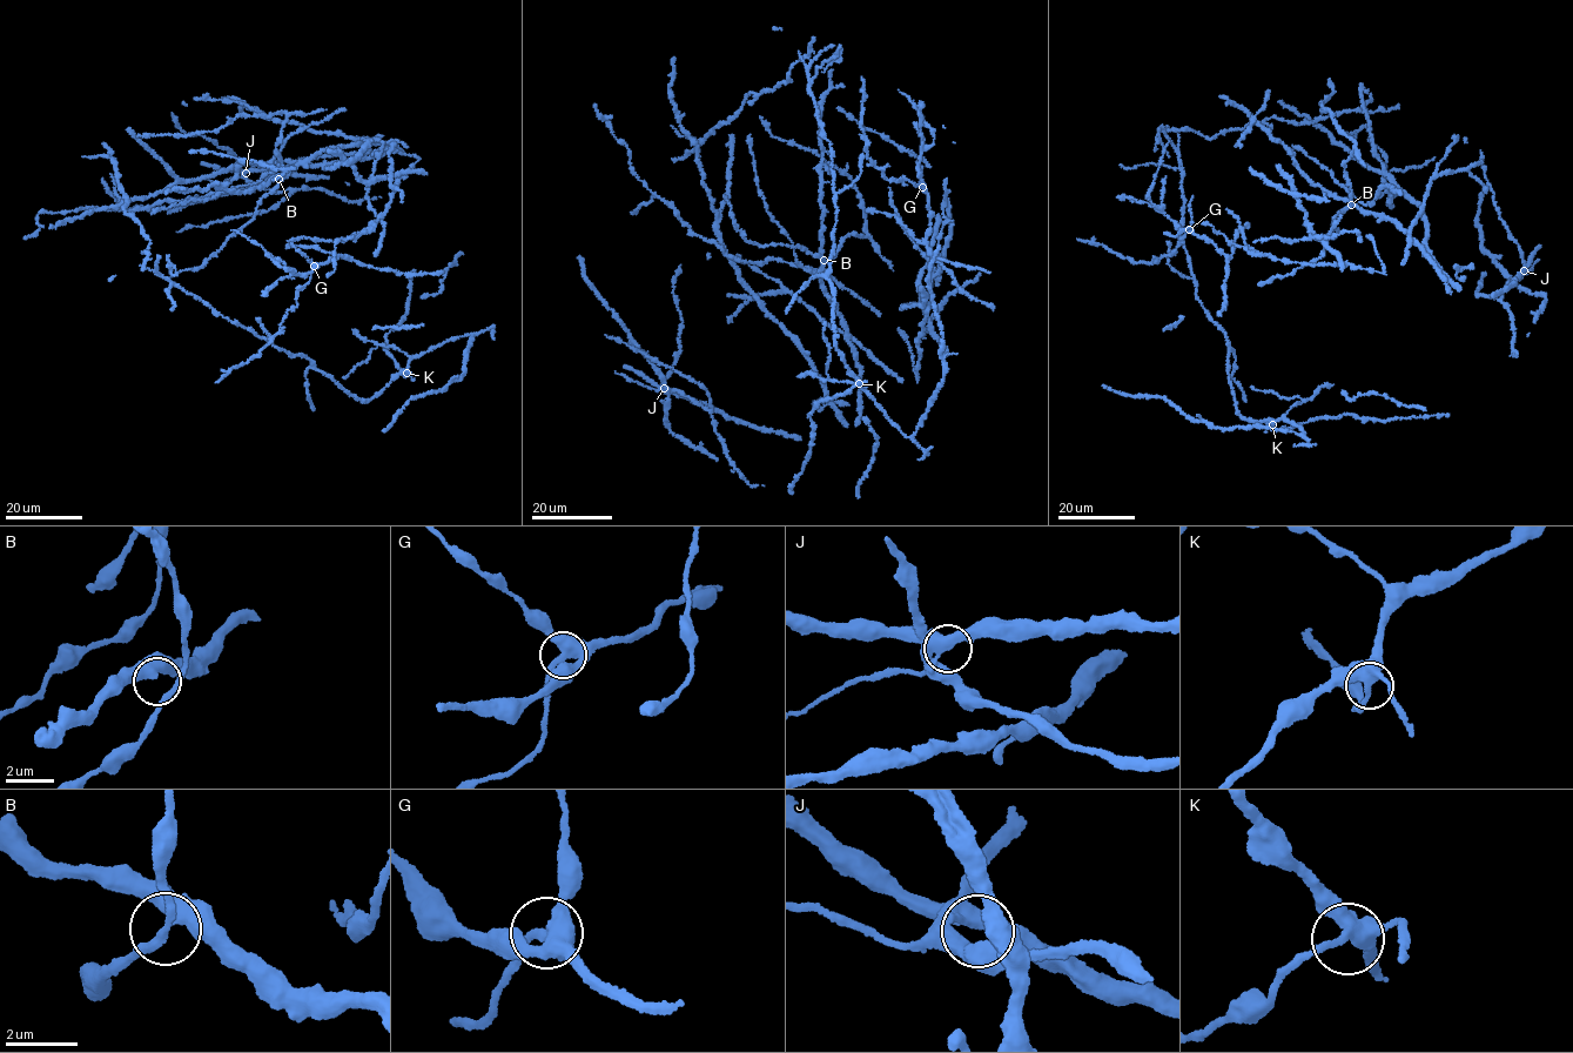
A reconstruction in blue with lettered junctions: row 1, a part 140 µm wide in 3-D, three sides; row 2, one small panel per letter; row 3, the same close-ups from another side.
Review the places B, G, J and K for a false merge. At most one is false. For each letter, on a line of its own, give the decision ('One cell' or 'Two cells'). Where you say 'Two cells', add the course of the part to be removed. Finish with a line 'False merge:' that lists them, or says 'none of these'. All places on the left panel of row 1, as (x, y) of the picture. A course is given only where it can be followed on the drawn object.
B: One cell
G: Two cells. Course of the part to remove: (314, 267), (310, 281), (298, 288), (297, 306), (287, 312), (270, 342), (256, 357), (234, 367), (216, 383)
J: One cell
K: One cell
False merge: G

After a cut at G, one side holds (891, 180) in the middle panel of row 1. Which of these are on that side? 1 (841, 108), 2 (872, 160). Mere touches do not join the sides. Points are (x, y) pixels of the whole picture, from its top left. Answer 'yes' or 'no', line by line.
1: no
2: yes

